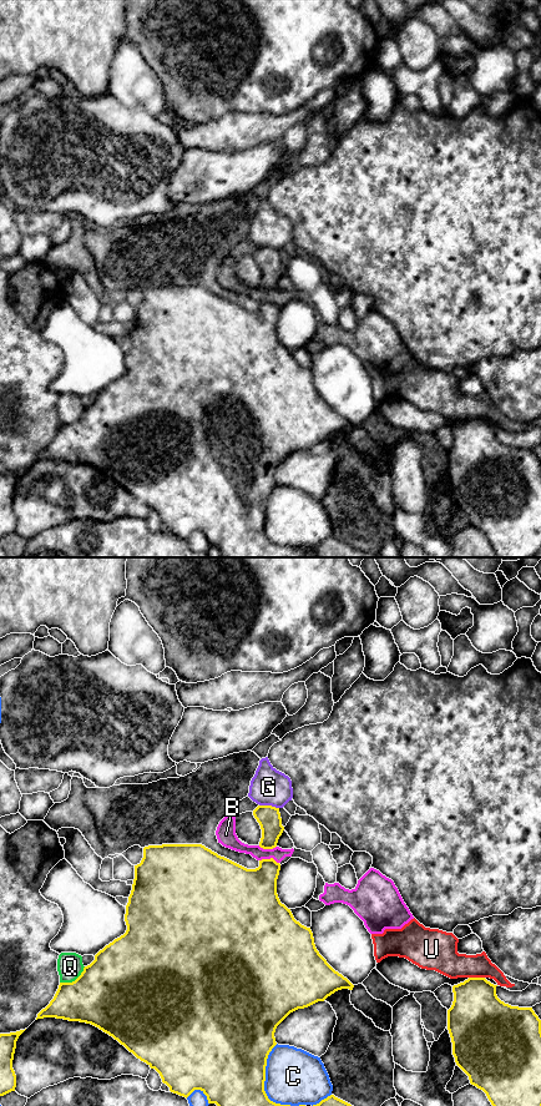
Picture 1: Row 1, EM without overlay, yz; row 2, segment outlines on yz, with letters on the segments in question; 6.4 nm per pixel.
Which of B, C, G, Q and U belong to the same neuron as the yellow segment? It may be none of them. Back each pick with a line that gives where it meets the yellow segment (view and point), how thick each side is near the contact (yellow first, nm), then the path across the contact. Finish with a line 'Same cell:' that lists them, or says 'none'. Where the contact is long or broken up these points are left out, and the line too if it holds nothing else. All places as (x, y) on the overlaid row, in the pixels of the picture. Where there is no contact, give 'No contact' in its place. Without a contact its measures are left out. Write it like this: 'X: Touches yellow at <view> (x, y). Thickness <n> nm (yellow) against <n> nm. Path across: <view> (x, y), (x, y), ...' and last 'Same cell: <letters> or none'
Same cell: none

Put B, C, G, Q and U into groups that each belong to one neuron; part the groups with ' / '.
B U / C / G / Q

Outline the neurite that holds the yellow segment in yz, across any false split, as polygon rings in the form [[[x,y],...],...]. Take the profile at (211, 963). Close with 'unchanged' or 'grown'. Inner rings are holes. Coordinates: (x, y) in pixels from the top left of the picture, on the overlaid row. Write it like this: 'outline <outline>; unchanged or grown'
outline [[[162,844],[162,845],[148,845],[143,848],[143,858],[140,864],[135,865],[135,879],[132,884],[132,890],[128,897],[128,903],[126,905],[126,914],[125,921],[127,925],[127,930],[123,935],[115,939],[112,943],[106,945],[102,950],[100,950],[95,955],[95,960],[84,968],[81,975],[72,983],[60,983],[59,989],[50,1001],[50,1004],[42,1009],[37,1014],[37,1019],[44,1017],[56,1017],[64,1019],[69,1021],[80,1021],[91,1024],[103,1032],[112,1036],[117,1040],[121,1045],[123,1045],[130,1052],[132,1052],[137,1059],[146,1062],[151,1069],[155,1069],[161,1079],[162,1082],[170,1087],[170,1091],[177,1094],[183,1097],[188,1097],[194,1090],[201,1090],[208,1100],[208,1104],[216,1104],[217,1106],[290,1106],[290,1105],[280,1105],[270,1101],[264,1091],[264,1081],[266,1081],[266,1066],[267,1059],[272,1049],[277,1045],[274,1032],[277,1026],[293,1011],[298,1009],[308,1007],[318,1001],[324,1001],[328,996],[334,994],[342,989],[353,990],[354,985],[344,978],[342,974],[335,971],[327,960],[319,954],[315,948],[314,938],[310,928],[302,925],[297,921],[290,911],[284,904],[280,903],[278,894],[277,894],[277,879],[279,875],[280,864],[277,863],[273,858],[270,859],[262,859],[259,860],[259,867],[256,869],[247,869],[224,857],[218,855],[217,853],[212,852],[211,849],[206,848],[202,844]]]; unchanged

